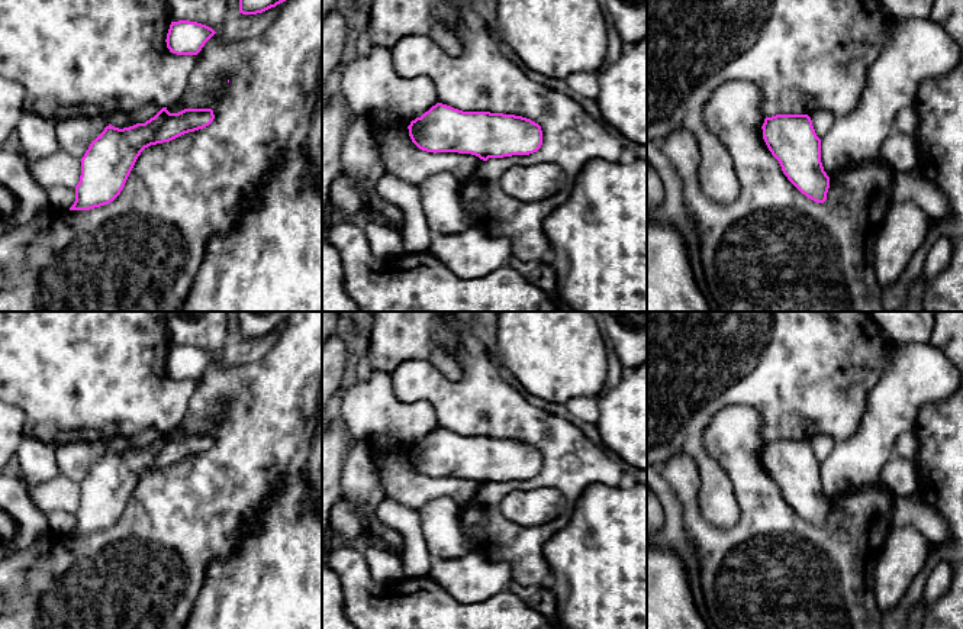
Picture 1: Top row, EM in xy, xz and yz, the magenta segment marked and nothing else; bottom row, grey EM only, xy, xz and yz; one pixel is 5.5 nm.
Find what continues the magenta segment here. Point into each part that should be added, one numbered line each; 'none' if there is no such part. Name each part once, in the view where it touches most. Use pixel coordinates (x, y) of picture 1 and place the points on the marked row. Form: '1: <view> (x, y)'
none

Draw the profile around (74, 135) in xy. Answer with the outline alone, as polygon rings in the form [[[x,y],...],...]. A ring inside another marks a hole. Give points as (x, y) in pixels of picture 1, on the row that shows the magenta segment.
[[[148,103],[133,112],[115,112],[97,117],[70,117],[55,123],[55,138],[59,149],[81,159],[90,143],[100,136],[106,126],[123,129],[145,123],[162,107]]]

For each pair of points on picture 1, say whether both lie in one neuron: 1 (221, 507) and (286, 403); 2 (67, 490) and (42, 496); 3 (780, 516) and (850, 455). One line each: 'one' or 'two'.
1: one
2: one
3: two

